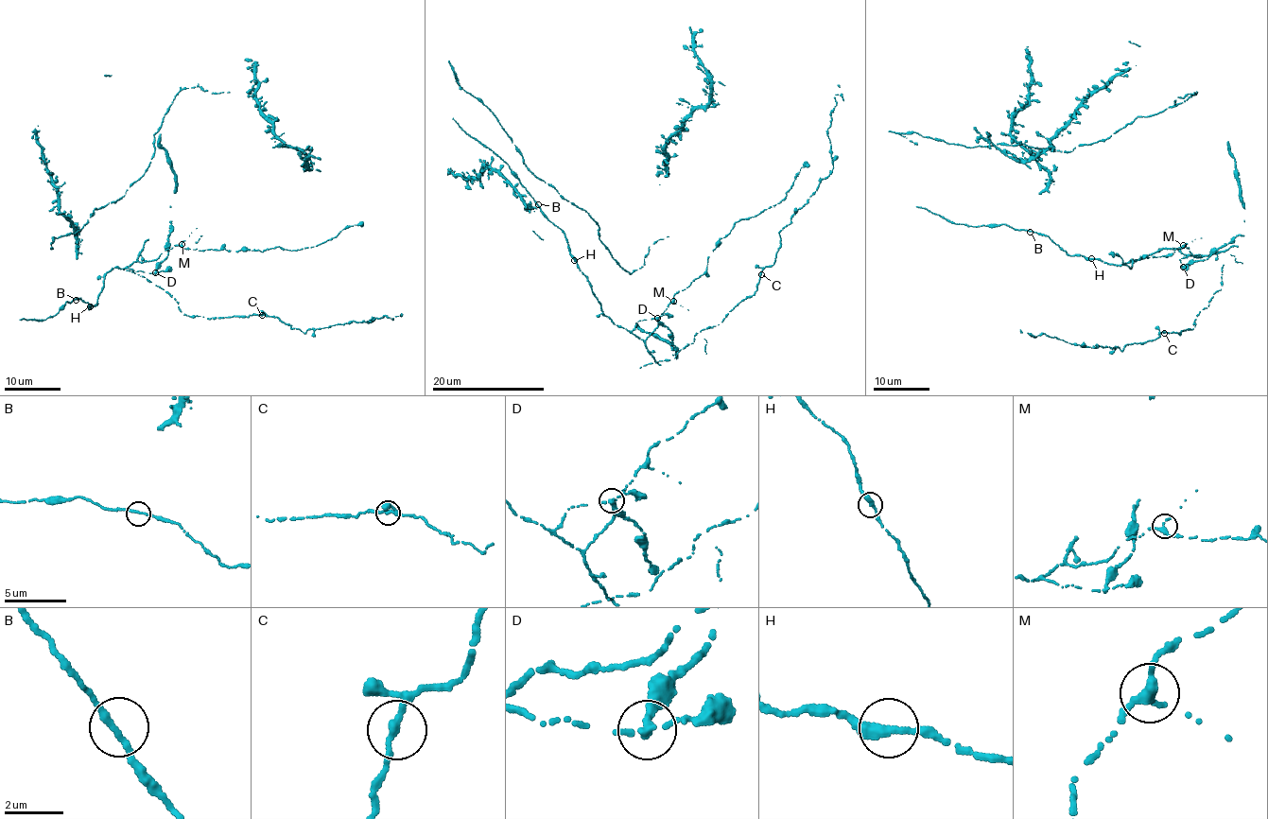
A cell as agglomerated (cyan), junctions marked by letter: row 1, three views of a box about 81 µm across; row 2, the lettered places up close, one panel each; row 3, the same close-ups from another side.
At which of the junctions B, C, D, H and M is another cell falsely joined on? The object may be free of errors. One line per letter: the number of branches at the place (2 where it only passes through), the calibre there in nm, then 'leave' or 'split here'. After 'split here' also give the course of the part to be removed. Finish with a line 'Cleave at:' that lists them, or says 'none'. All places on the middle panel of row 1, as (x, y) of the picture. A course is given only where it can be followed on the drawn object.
B: branches 2; calibre 200 nm; leave
C: branches 2; calibre 240 nm; leave
D: branches 2; calibre 280 nm; split here; course (657, 317), (671, 332), (670, 338), (678, 358)
H: branches 2; calibre 320 nm; leave
M: branches 2; calibre 320 nm; leave
Cleave at: D

